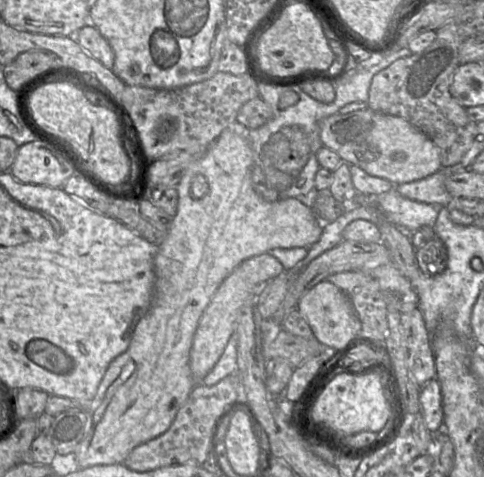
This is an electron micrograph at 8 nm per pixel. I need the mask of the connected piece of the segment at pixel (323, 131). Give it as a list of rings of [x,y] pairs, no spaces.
[[[370,108],[324,118],[320,121],[320,139],[323,146],[336,152],[343,162],[356,165],[394,185],[426,178],[442,167],[438,147],[426,134],[401,117],[375,112]]]

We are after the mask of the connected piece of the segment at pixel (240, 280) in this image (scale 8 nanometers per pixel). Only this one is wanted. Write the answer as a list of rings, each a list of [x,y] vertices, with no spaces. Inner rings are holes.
[[[263,253],[243,260],[220,284],[198,322],[190,350],[190,368],[195,385],[202,382],[224,352],[243,304],[255,303],[261,287],[283,271],[284,267],[277,258]]]

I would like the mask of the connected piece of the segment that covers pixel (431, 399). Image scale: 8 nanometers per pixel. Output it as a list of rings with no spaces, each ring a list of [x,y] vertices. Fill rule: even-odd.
[[[434,378],[422,387],[419,402],[428,430],[438,433],[444,424],[441,386],[438,379]]]

